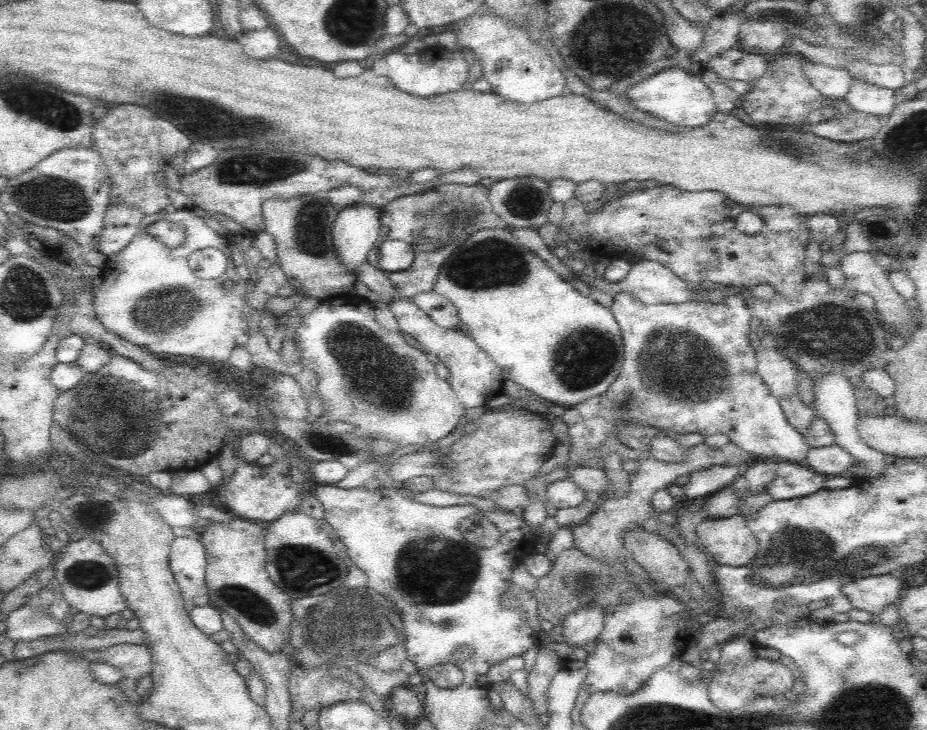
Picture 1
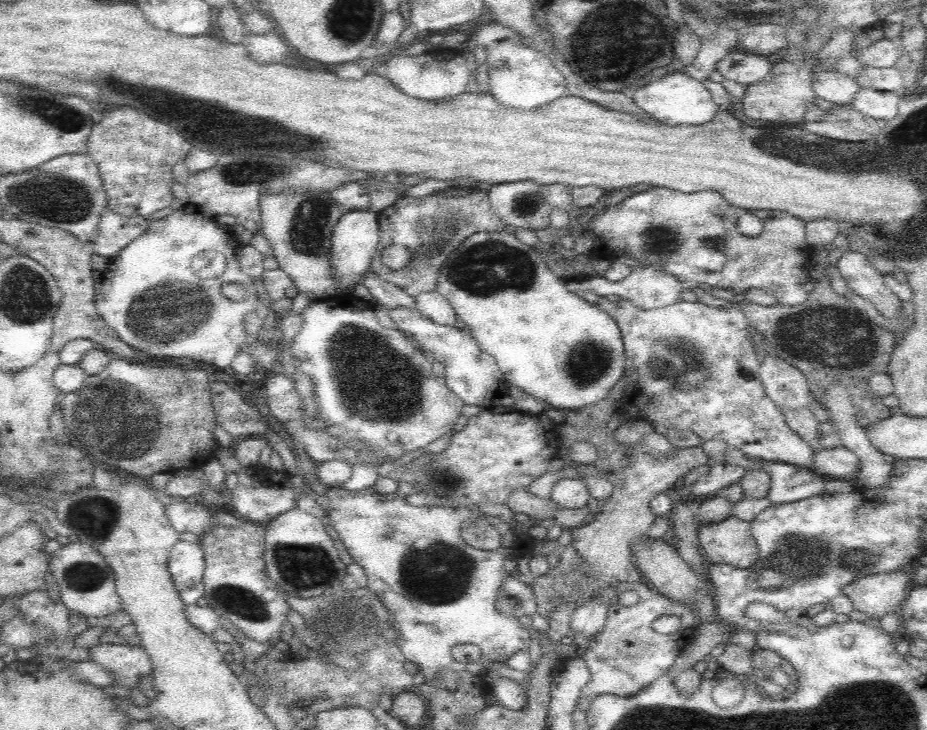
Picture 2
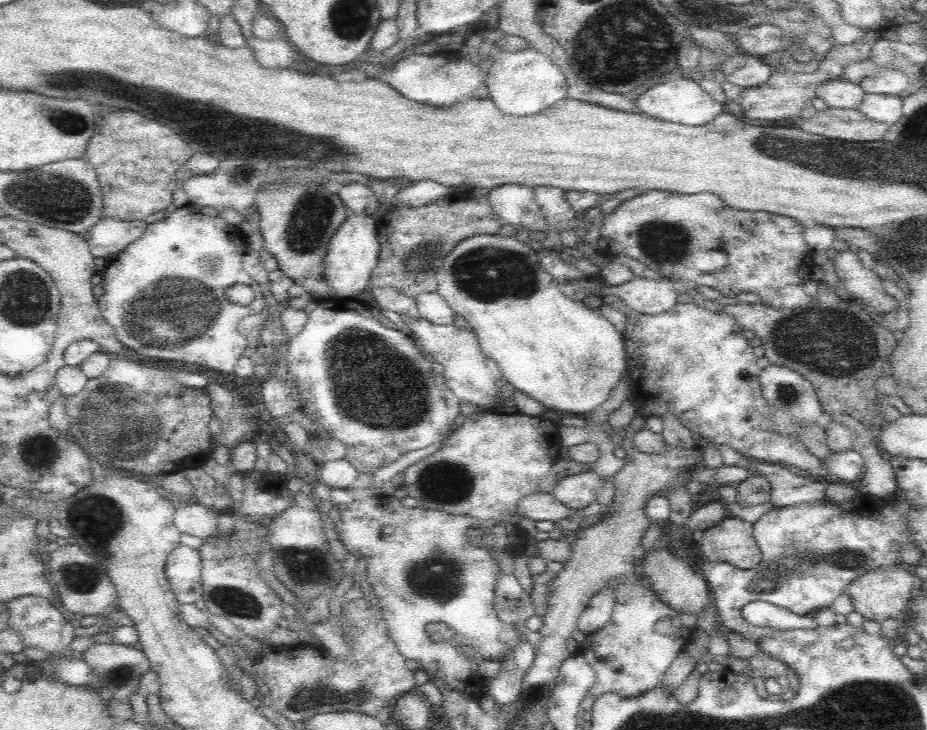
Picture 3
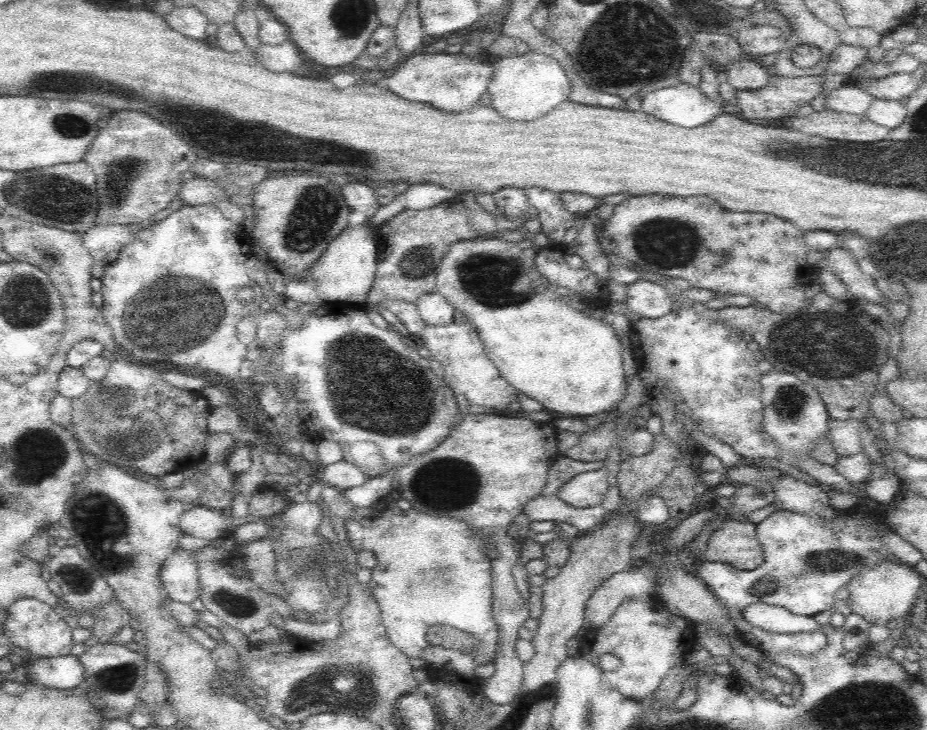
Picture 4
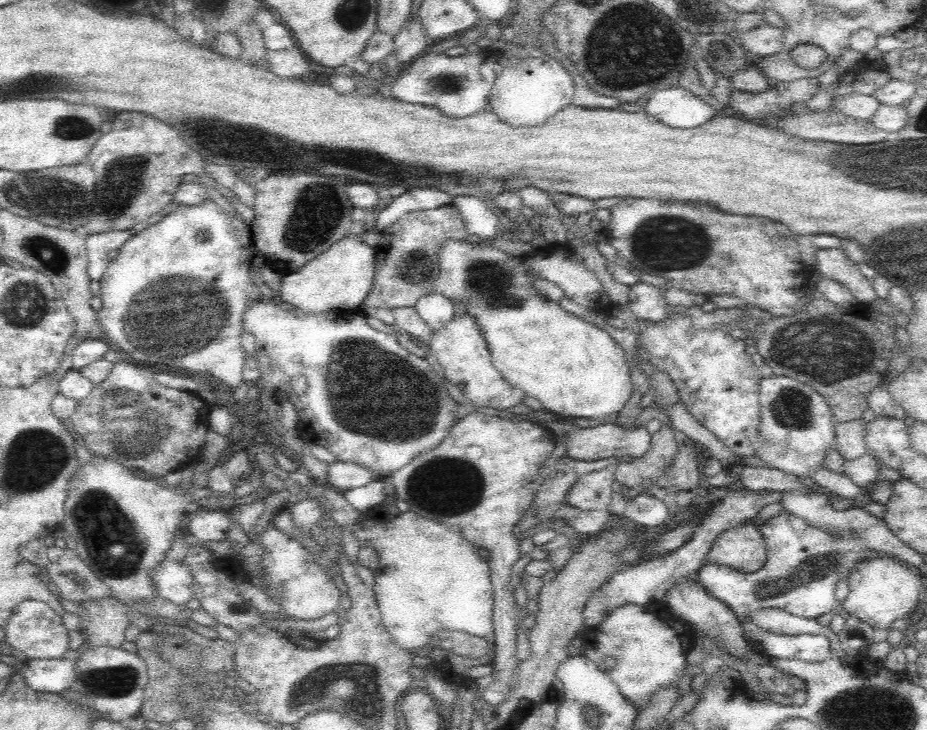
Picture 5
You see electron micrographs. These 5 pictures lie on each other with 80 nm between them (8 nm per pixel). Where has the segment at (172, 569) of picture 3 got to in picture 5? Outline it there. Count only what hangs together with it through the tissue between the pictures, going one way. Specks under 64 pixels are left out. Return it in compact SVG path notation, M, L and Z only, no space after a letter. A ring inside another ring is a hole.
M164 559L156 568L152 570L152 585L157 589L157 596L170 600L178 606L186 605L193 597L194 579L190 573L190 567L186 565L184 559L172 560Z

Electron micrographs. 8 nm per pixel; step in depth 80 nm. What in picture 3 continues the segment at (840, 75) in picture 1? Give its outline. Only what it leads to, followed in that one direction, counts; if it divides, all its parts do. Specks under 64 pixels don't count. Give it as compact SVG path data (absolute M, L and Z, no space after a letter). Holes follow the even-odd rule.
M833 76L820 84L816 89L816 94L818 98L822 98L827 107L860 111L865 92L861 85L854 84L847 78L838 80Z

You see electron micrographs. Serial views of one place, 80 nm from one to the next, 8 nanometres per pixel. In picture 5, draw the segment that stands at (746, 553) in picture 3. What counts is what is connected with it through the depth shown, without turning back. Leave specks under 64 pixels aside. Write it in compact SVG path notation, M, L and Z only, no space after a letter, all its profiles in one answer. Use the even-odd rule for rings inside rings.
M747 522L730 527L717 536L704 562L751 573L760 570L766 559L767 550L761 532Z

